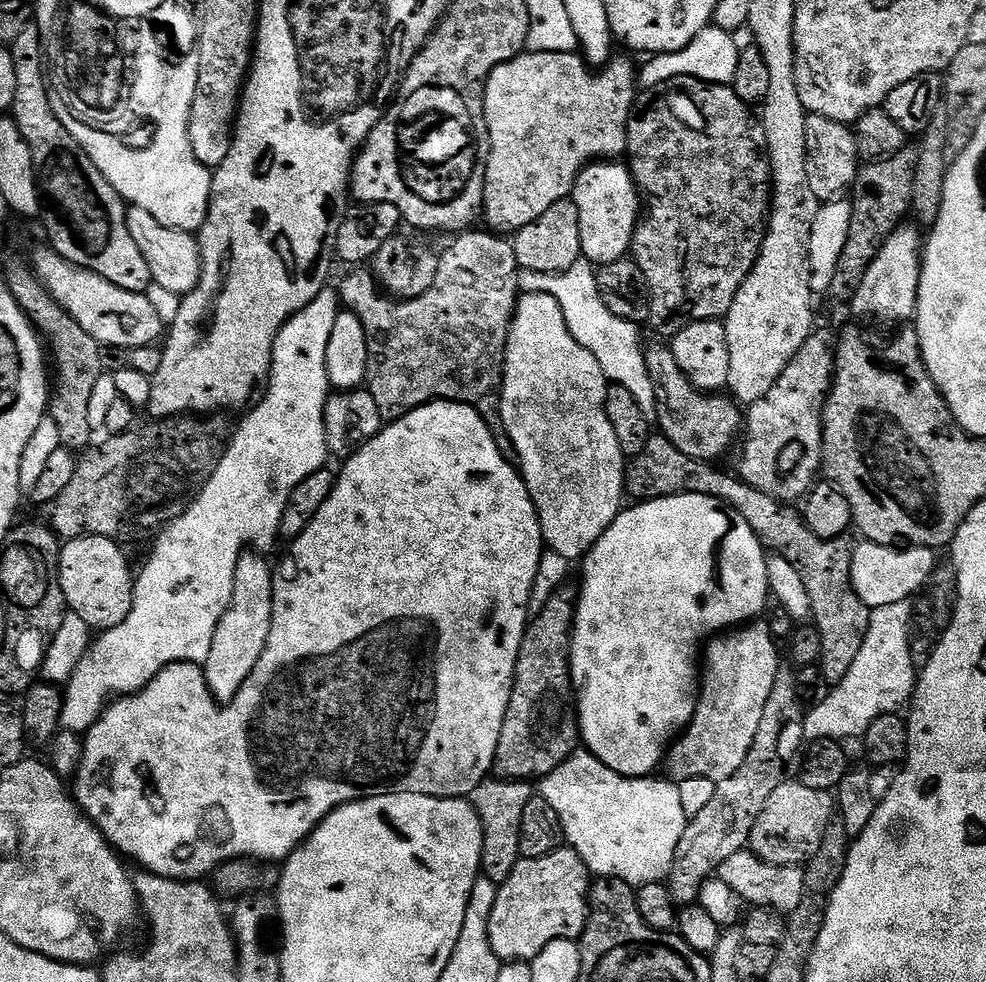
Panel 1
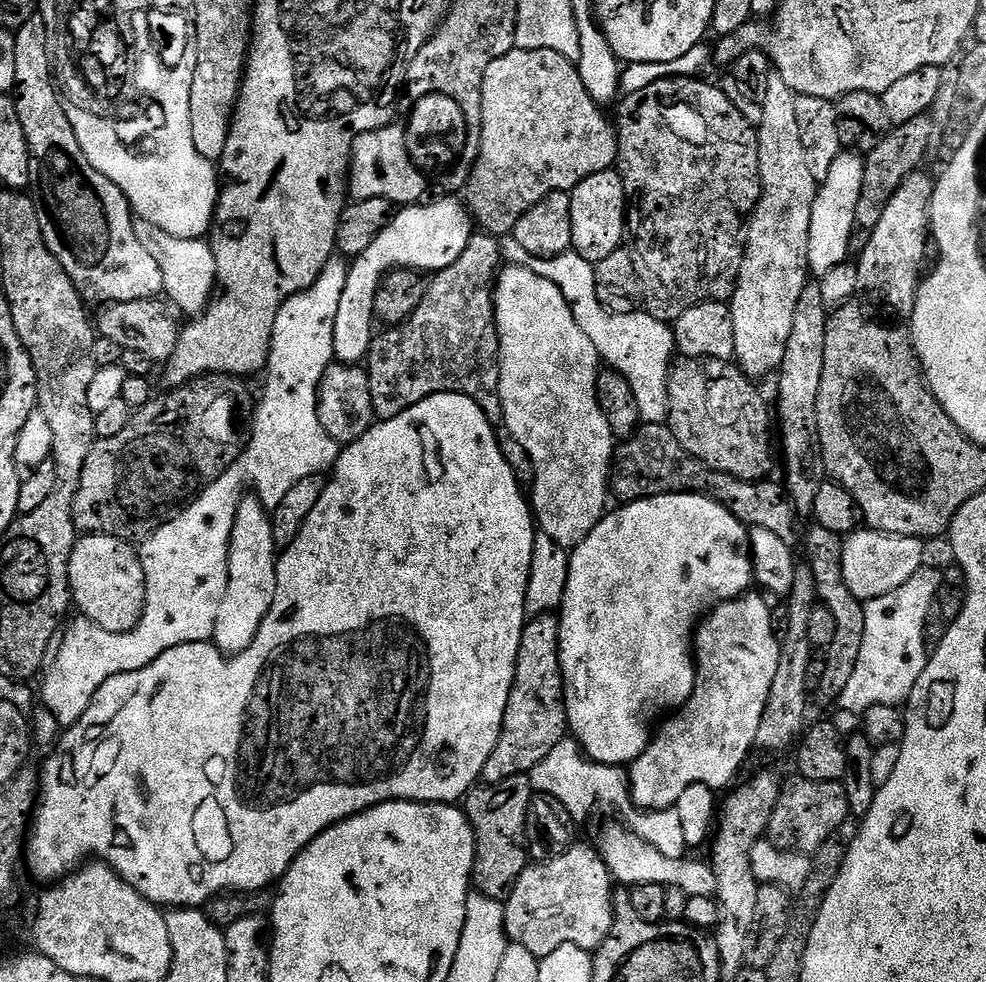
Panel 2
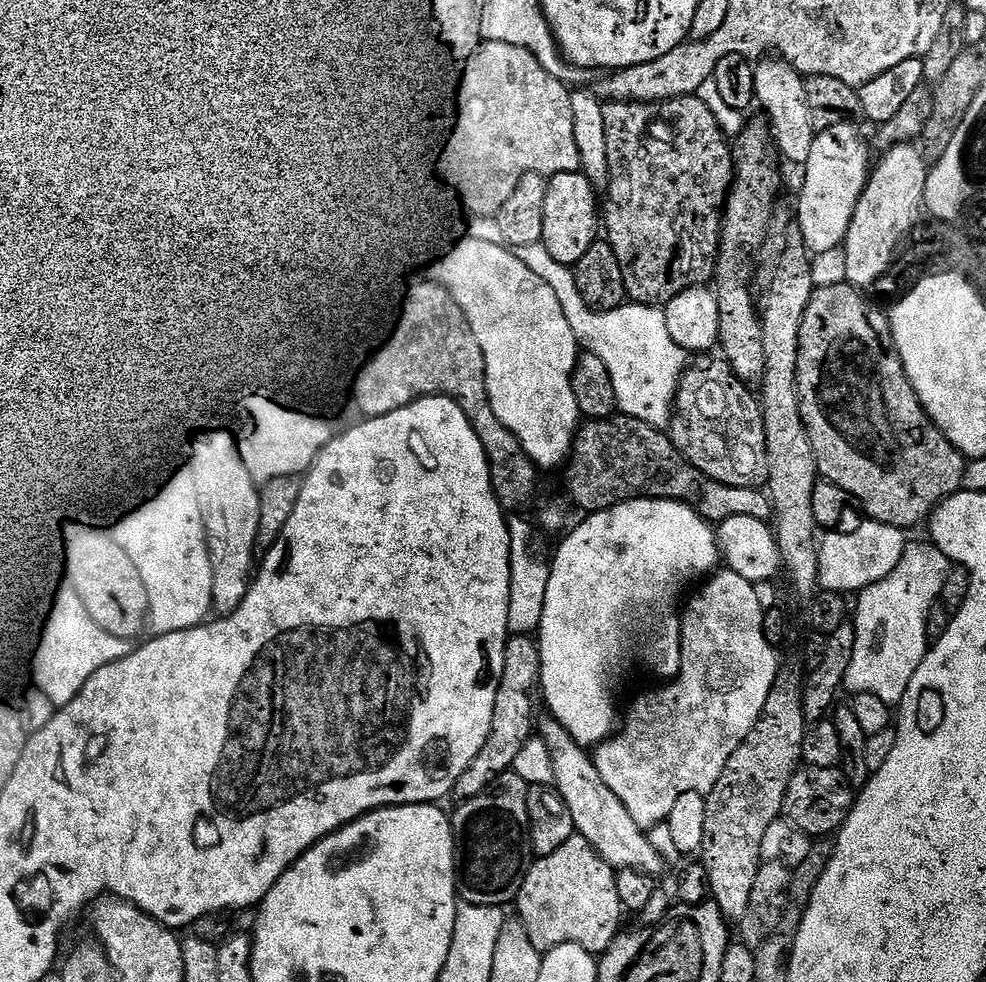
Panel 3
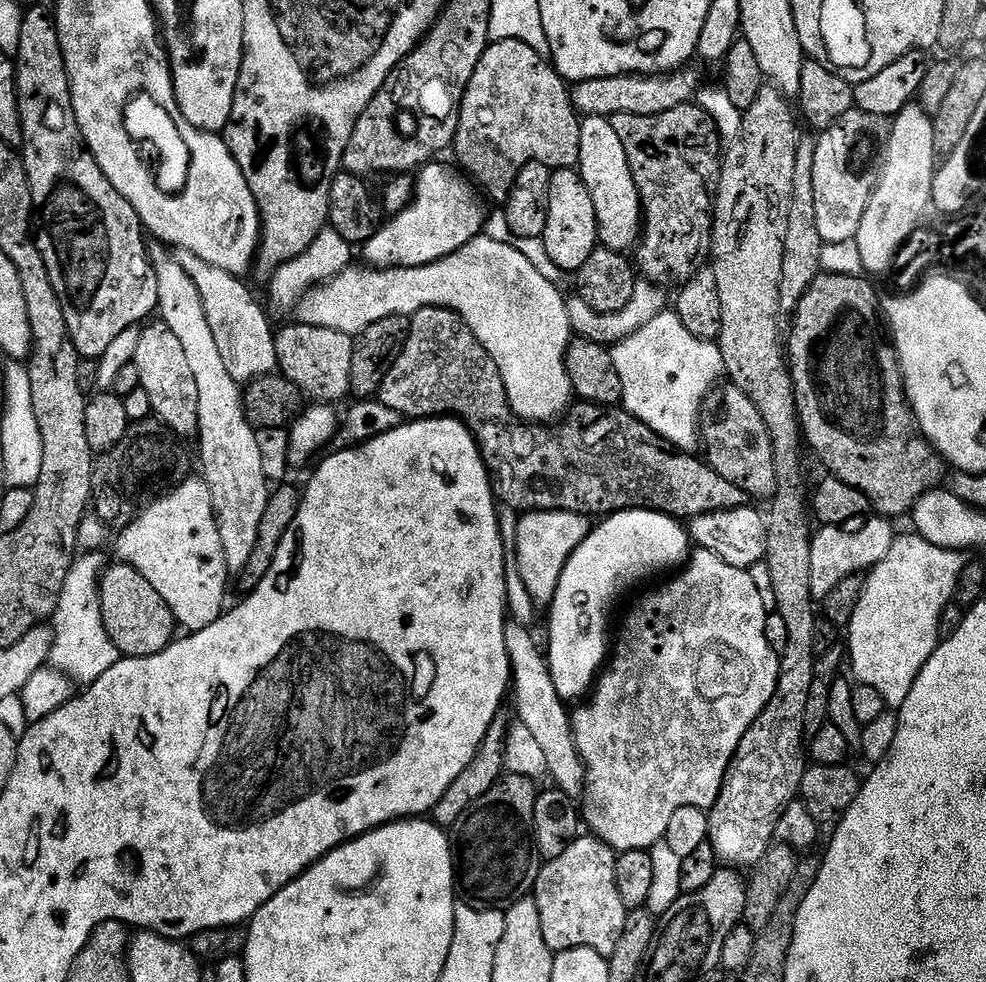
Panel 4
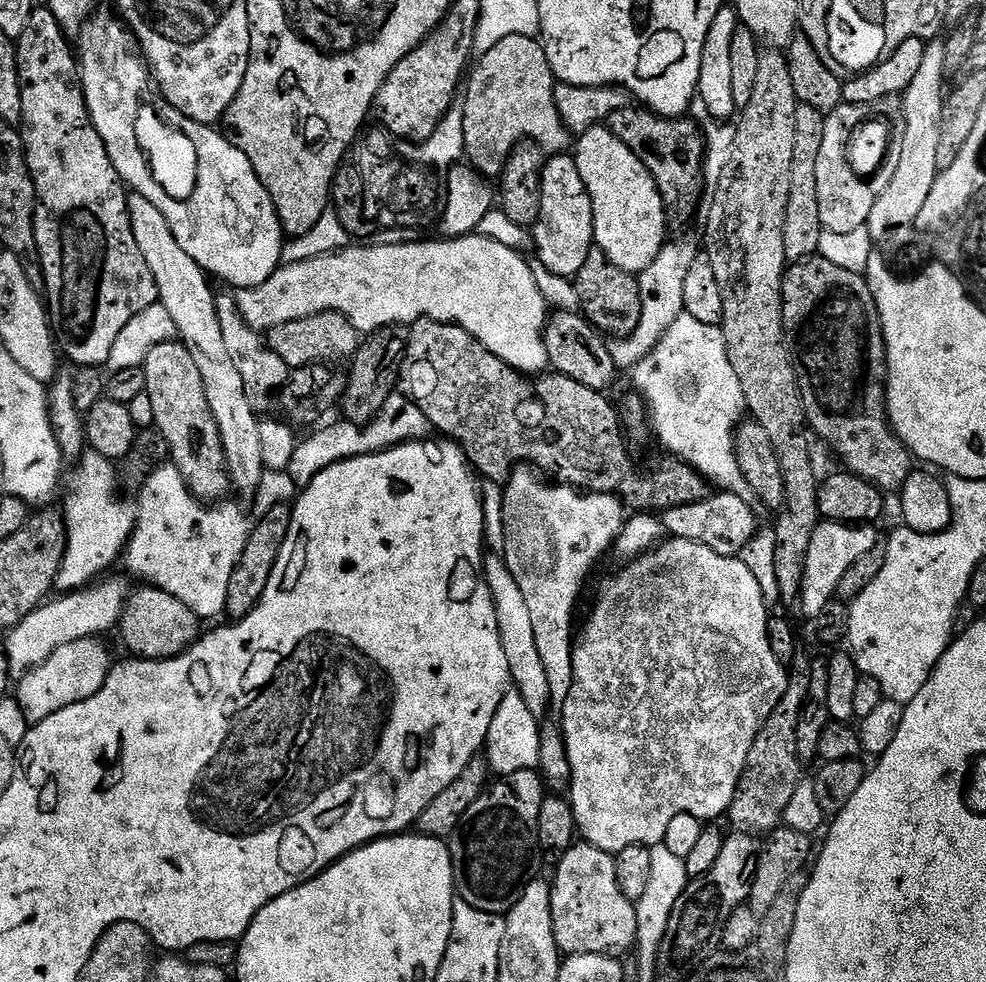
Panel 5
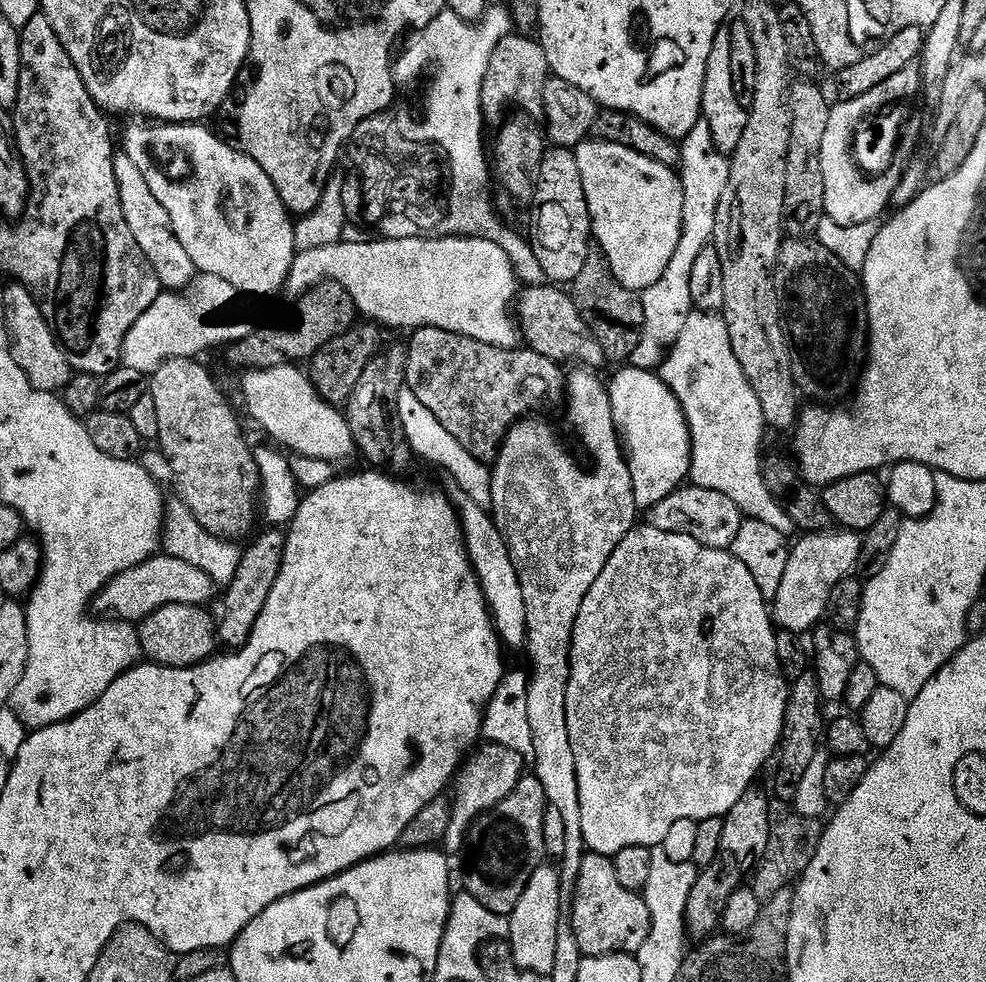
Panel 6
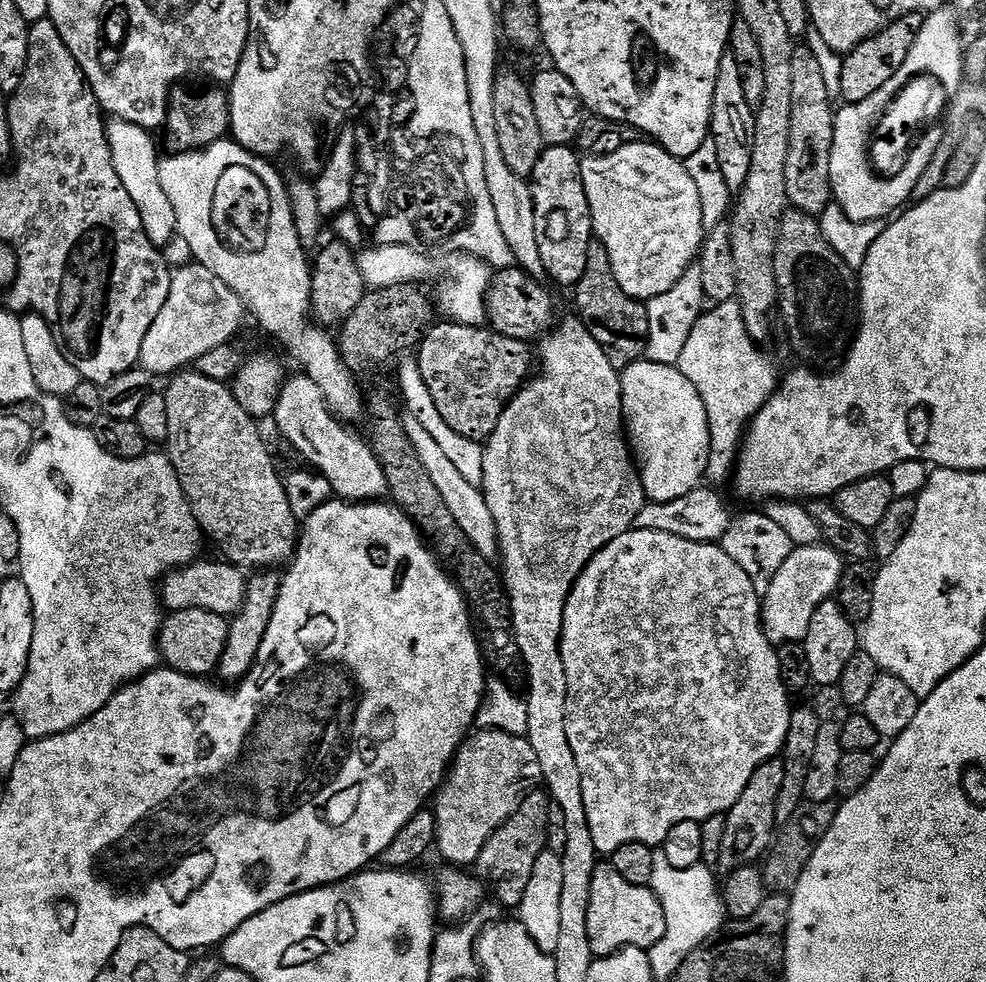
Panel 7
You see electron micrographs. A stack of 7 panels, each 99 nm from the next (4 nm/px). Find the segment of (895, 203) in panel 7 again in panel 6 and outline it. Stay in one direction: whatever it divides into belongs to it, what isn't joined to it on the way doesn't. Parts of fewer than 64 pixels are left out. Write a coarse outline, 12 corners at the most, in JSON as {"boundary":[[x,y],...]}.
{"boundary":[[848,132],[822,137],[825,217],[838,226],[880,220],[904,172],[864,184]]}

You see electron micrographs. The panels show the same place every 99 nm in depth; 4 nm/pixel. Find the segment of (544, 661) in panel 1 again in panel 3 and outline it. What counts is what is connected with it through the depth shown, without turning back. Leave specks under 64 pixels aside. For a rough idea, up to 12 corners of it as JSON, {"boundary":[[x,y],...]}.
{"boundary":[[513,635],[492,733],[457,801],[489,791],[533,739],[540,646]]}

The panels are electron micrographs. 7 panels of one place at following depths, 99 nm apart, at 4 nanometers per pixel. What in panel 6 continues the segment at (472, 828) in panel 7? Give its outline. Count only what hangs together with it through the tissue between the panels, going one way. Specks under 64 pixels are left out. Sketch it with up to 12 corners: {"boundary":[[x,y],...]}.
{"boundary":[[487,742],[454,780],[447,855],[463,851],[472,822],[506,798],[525,759]]}

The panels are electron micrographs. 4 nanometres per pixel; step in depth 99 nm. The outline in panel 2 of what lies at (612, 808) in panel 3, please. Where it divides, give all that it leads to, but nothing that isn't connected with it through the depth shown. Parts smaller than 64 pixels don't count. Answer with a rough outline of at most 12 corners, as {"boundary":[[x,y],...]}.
{"boundary":[[625,825],[598,851],[617,885],[712,896],[711,863],[666,858]]}

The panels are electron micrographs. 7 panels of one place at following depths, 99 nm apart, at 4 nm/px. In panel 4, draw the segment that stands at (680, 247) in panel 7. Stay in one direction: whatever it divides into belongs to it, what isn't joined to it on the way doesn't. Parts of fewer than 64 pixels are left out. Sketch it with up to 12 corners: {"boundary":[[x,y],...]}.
{"boundary":[[609,117],[581,119],[578,171],[599,243],[642,235],[640,191]]}

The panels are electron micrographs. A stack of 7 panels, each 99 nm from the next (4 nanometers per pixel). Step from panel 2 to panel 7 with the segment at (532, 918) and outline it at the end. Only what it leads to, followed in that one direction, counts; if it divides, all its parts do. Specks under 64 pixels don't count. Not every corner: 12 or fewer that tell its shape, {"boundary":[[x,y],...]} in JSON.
{"boundary":[[611,863],[590,882],[593,957],[653,948],[666,914],[651,887]]}

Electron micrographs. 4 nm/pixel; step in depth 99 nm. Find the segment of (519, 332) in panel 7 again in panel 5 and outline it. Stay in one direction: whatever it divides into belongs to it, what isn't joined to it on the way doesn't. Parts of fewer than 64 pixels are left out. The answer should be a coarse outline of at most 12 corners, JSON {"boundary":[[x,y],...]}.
{"boundary":[[553,311],[549,365],[607,393],[618,369],[583,315]]}

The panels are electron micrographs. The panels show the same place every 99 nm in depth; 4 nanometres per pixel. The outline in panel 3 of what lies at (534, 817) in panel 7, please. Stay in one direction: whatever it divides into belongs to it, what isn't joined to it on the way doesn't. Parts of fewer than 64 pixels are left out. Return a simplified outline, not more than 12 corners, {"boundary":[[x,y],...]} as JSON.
{"boundary":[[515,771],[451,813],[458,896],[504,908],[532,869]]}

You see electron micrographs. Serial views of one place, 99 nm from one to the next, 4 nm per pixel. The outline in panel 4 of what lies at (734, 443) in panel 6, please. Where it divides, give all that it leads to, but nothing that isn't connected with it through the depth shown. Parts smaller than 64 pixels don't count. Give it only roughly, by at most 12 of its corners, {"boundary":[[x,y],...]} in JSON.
{"boundary":[[675,311],[611,349],[623,411],[674,447],[701,443],[719,343]]}

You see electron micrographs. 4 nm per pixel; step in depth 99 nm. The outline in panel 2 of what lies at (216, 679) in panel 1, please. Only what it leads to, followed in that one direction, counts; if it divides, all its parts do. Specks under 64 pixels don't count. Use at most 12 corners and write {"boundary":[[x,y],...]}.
{"boundary":[[241,499],[211,643],[254,642],[276,593],[269,513]]}

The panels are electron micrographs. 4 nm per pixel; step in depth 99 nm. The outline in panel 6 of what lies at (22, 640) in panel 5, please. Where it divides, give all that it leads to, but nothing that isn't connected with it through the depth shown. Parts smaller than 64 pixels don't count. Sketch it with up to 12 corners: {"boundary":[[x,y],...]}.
{"boundary":[[162,552],[95,597],[104,618],[139,622],[162,606],[207,605],[205,571]]}

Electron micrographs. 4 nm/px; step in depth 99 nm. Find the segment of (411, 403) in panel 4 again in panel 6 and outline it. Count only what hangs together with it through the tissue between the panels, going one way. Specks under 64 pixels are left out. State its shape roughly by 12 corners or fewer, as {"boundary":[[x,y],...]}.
{"boundary":[[450,330],[407,341],[407,387],[474,458],[495,461],[566,392],[533,348]]}

